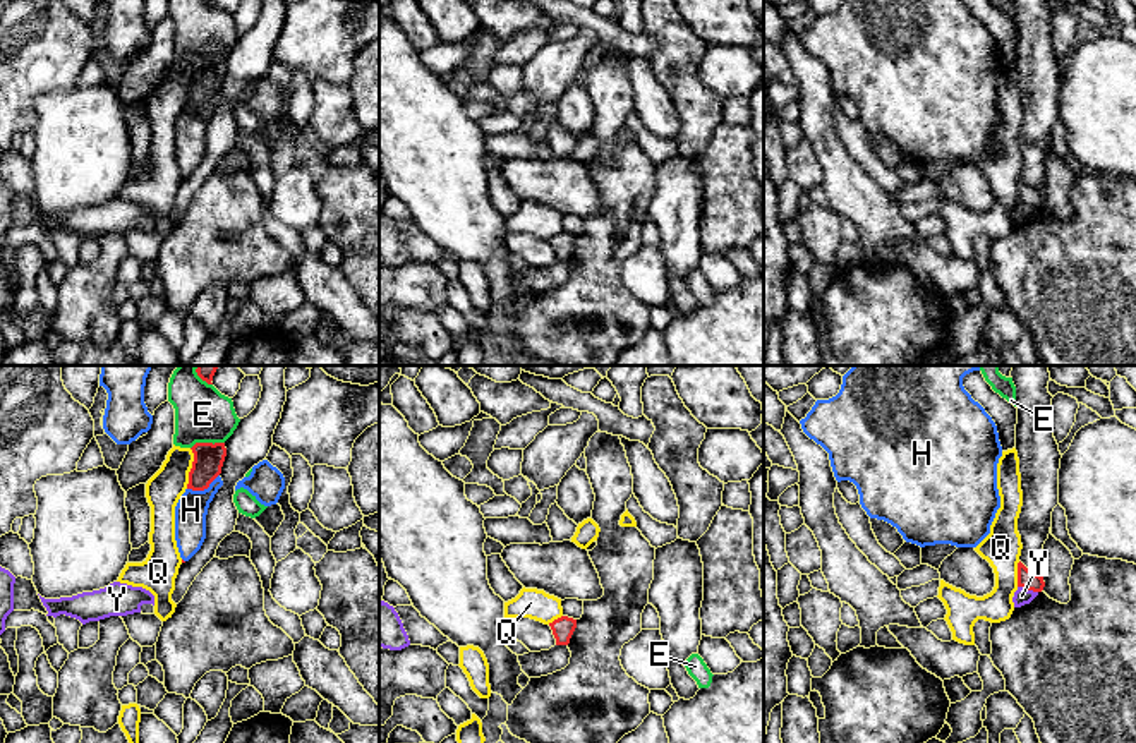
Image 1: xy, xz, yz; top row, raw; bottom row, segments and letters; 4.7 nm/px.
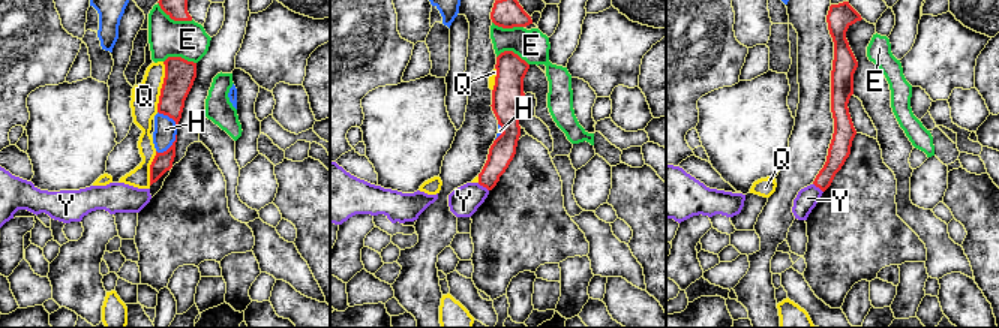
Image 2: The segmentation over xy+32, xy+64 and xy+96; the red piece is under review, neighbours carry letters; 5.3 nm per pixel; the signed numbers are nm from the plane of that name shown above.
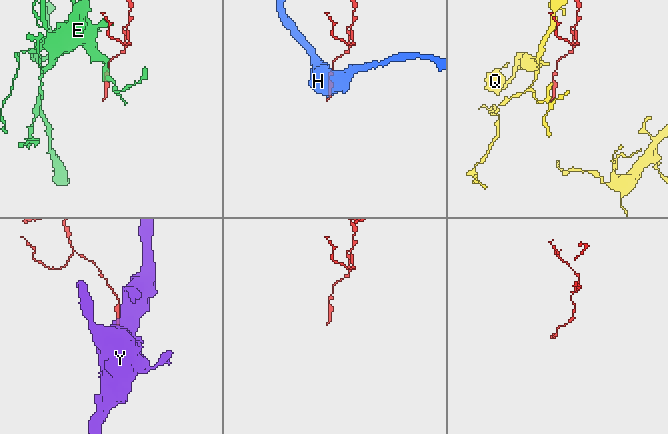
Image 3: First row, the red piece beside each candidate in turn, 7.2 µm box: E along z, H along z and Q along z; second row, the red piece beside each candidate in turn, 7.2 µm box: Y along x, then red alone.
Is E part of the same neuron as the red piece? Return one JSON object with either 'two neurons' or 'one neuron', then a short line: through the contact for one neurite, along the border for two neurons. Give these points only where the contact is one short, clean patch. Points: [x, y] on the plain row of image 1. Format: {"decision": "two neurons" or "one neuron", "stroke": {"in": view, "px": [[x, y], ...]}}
{"decision": "two neurons"}

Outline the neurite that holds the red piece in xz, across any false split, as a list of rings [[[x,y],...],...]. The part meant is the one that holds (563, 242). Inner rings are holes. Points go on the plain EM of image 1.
[[[561,232],[561,233],[554,235],[553,239],[549,239],[549,242],[556,254],[556,261],[568,261],[573,247],[577,244],[577,235]]]

